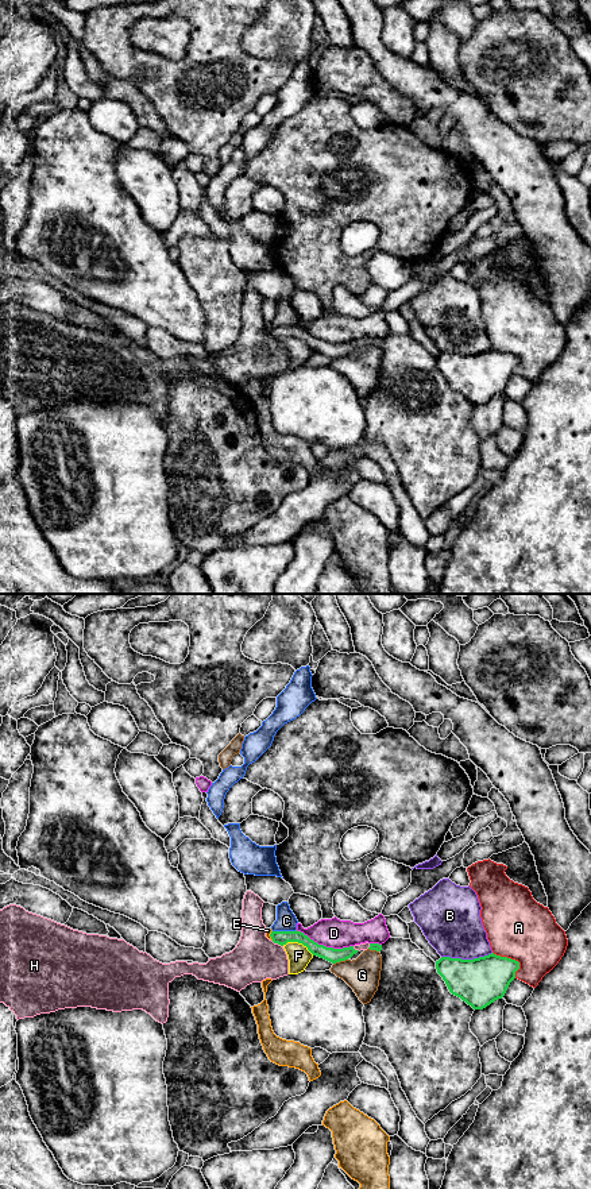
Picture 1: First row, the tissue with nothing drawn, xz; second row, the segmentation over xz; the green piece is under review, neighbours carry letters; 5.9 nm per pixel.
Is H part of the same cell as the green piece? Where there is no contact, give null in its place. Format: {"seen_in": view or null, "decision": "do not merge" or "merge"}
{"seen_in": "xz", "decision": "do not merge"}

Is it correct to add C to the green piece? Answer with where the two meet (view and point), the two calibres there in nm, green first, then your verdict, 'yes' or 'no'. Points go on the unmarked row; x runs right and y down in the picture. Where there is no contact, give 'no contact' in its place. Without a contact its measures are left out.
contact xz (284, 327); calibres 80 and 120 nm; no

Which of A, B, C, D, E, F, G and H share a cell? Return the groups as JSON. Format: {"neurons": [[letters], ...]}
{"neurons": [["A"], ["B"], ["C", "F"], ["D"], ["E"], ["G"], ["H"]]}

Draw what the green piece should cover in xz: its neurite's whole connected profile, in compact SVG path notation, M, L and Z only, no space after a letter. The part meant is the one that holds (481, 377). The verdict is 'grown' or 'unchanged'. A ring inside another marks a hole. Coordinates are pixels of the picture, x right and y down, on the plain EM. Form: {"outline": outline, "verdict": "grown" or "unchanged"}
{"outline": "M491 348L474 355L441 352L436 364L452 390L474 405L483 405L505 391L519 358Z", "verdict": "unchanged"}

